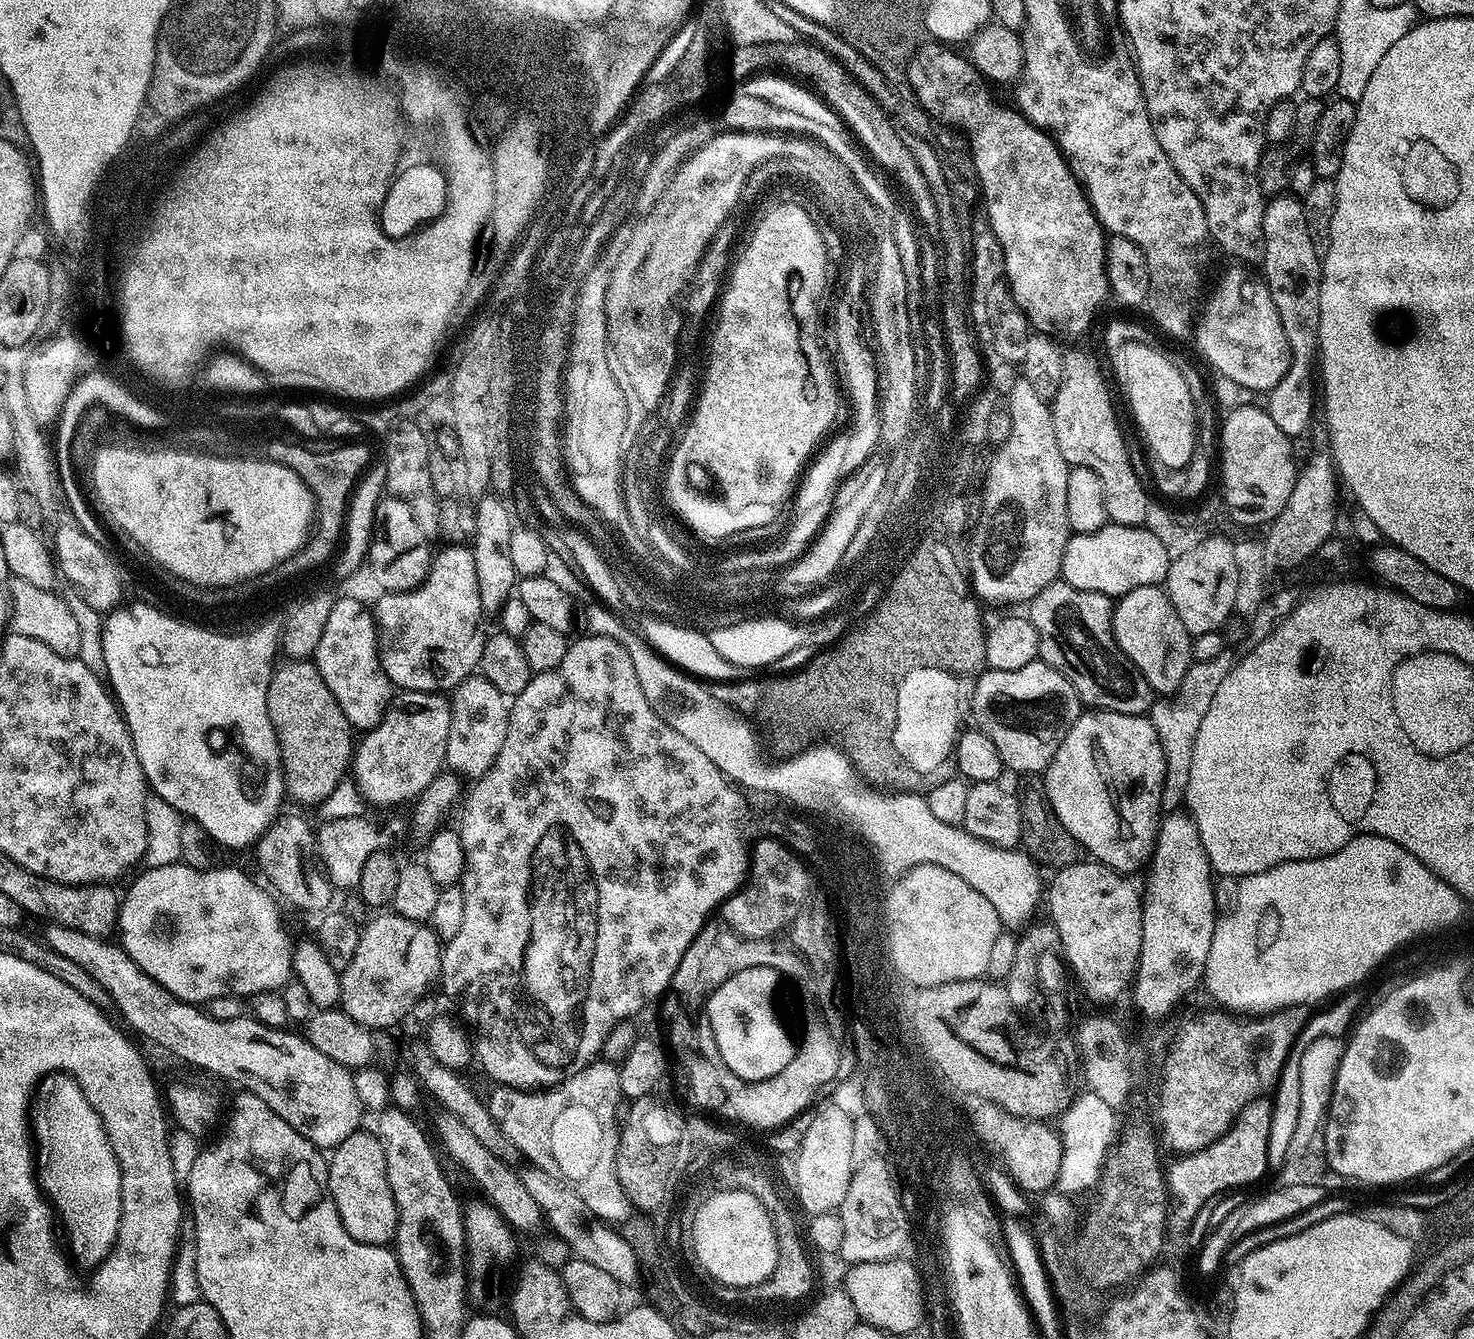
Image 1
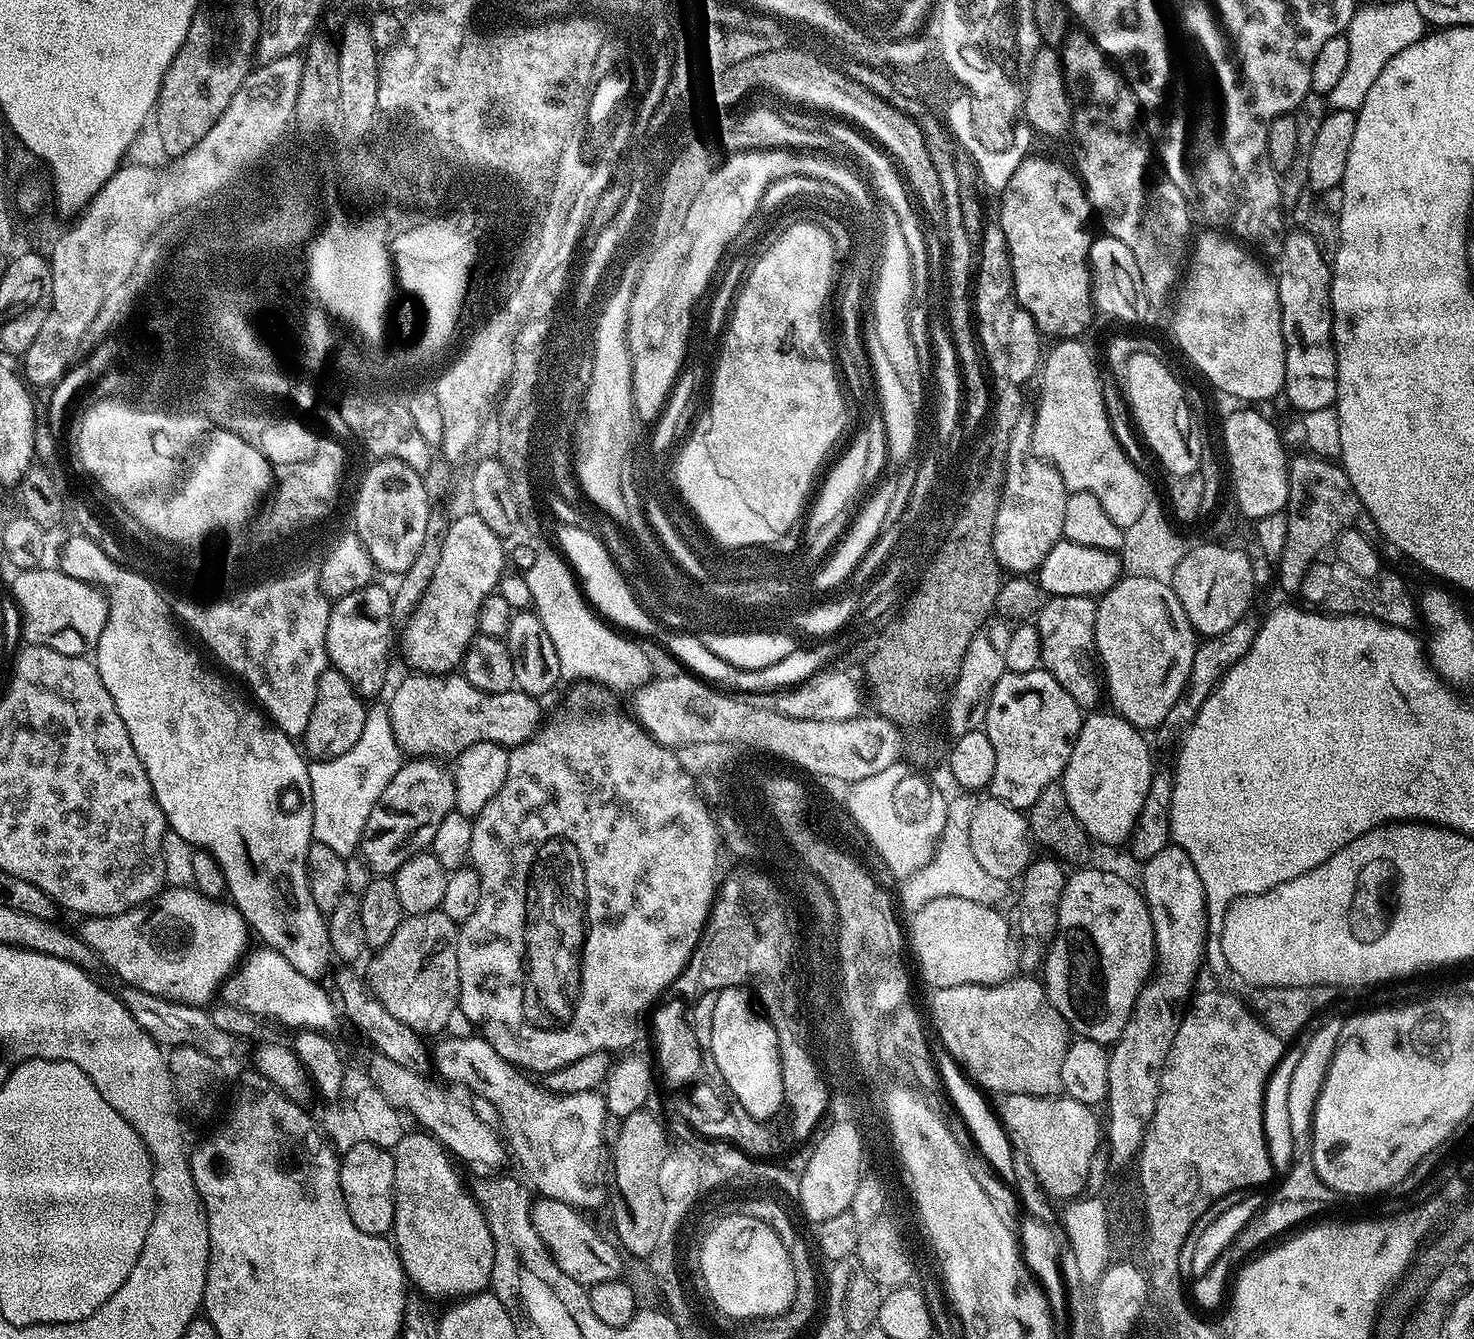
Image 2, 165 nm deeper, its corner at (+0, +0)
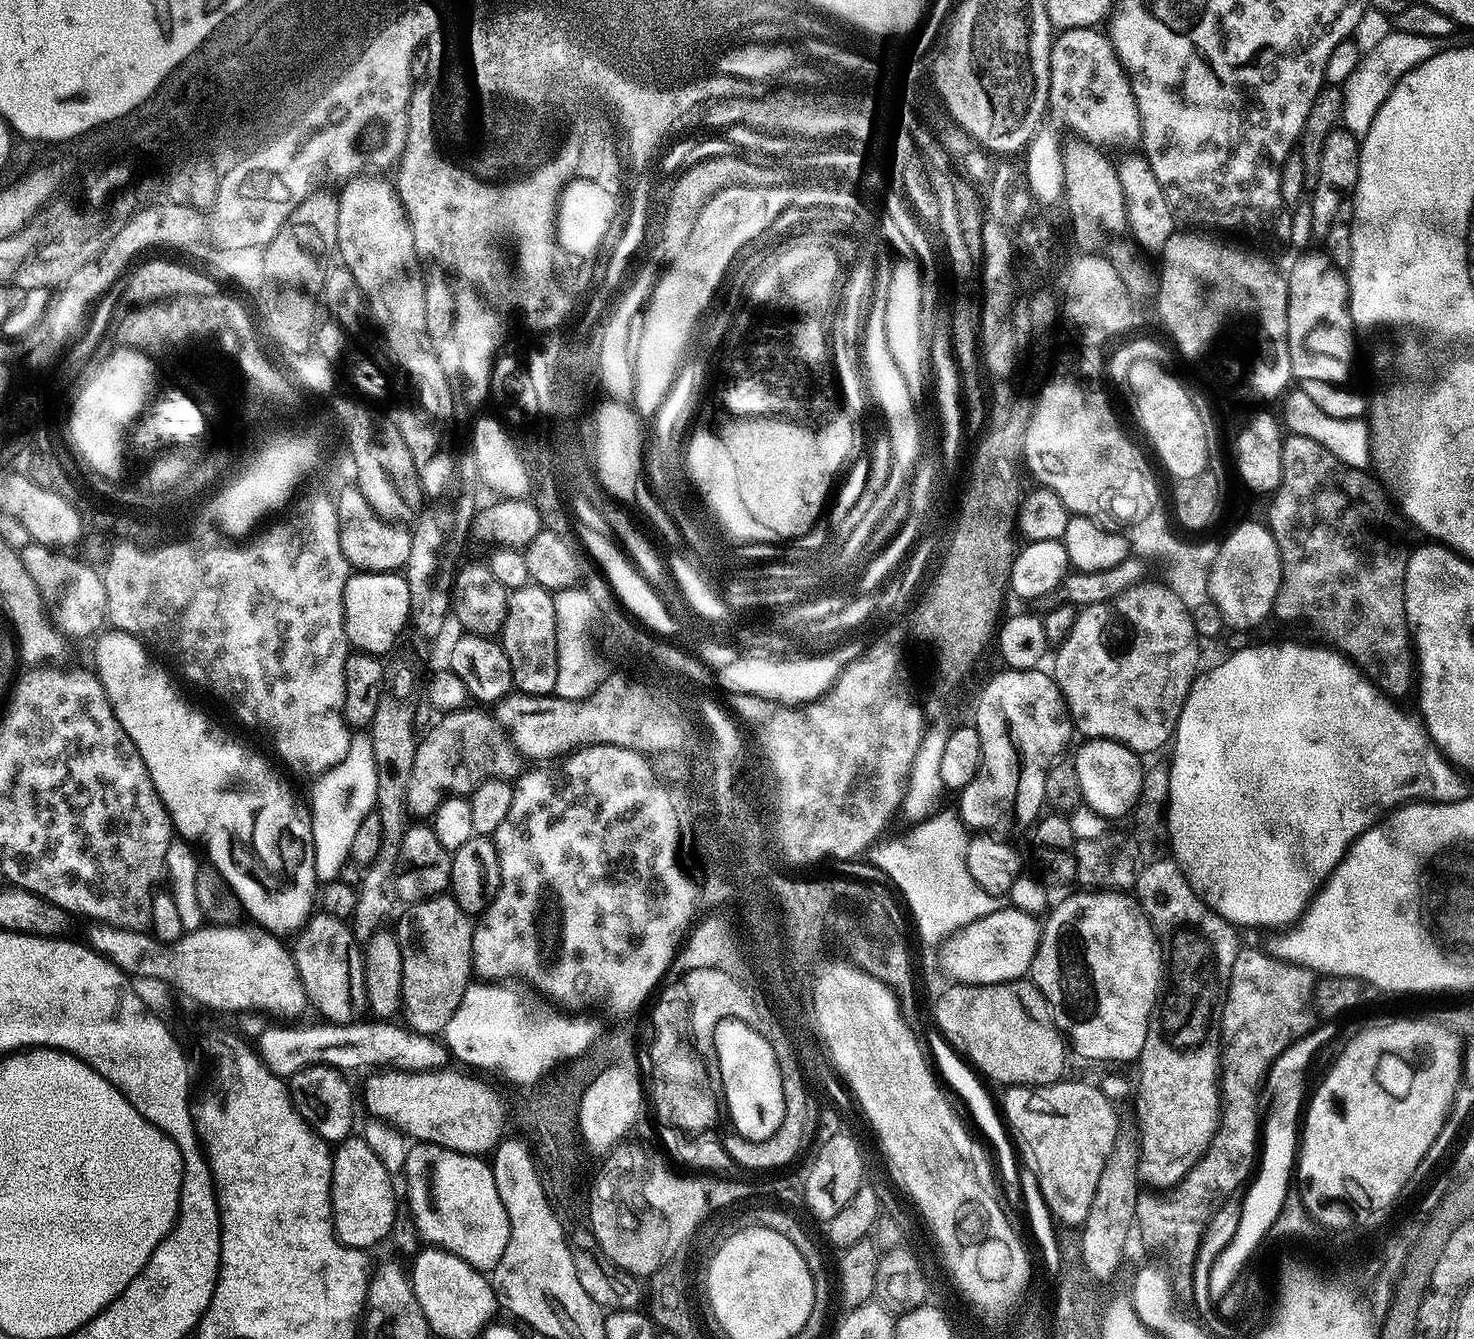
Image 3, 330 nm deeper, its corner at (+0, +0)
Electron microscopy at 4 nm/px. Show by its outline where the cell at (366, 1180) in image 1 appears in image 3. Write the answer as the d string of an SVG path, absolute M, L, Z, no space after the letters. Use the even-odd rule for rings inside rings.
M353 1134L335 1145L332 1153L332 1230L336 1233L336 1239L351 1248L365 1250L372 1250L375 1244L385 1243L389 1239L398 1203L392 1180L393 1173L388 1172L382 1162L378 1162L374 1150L370 1150L370 1146L366 1146L359 1135Z

